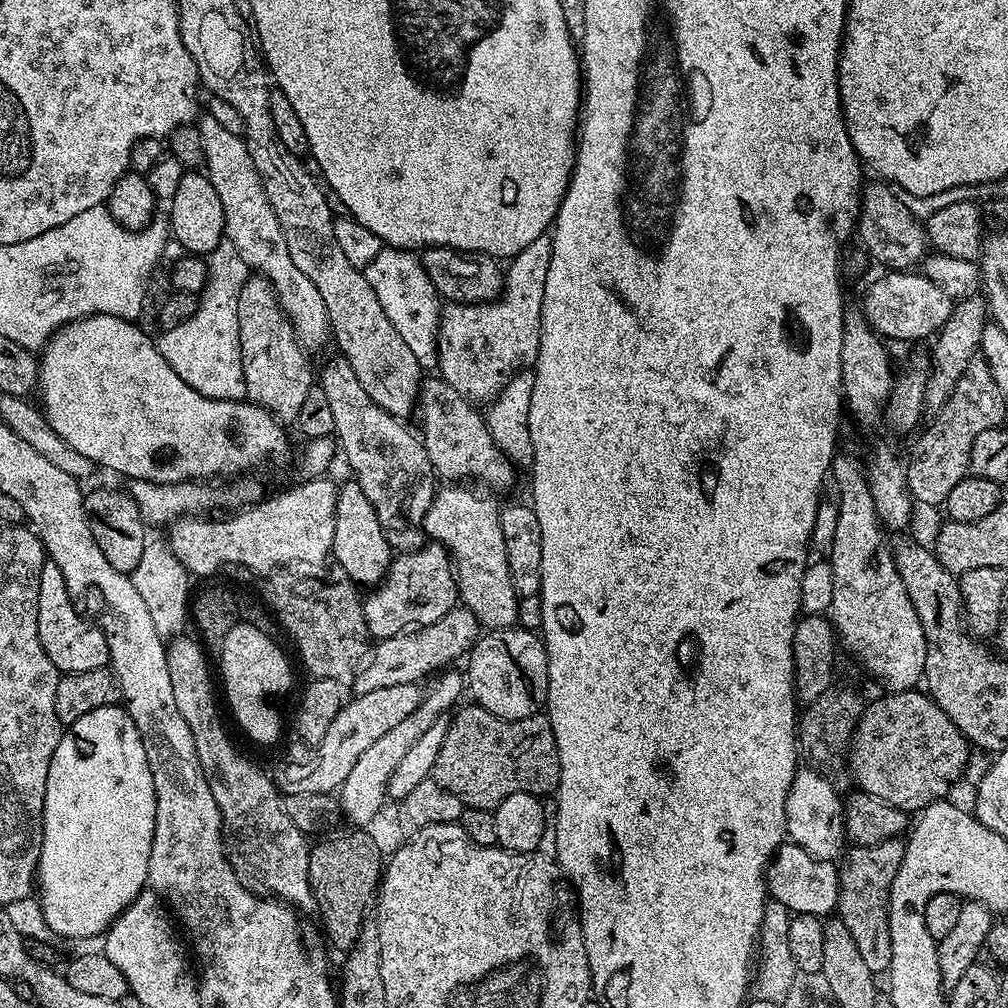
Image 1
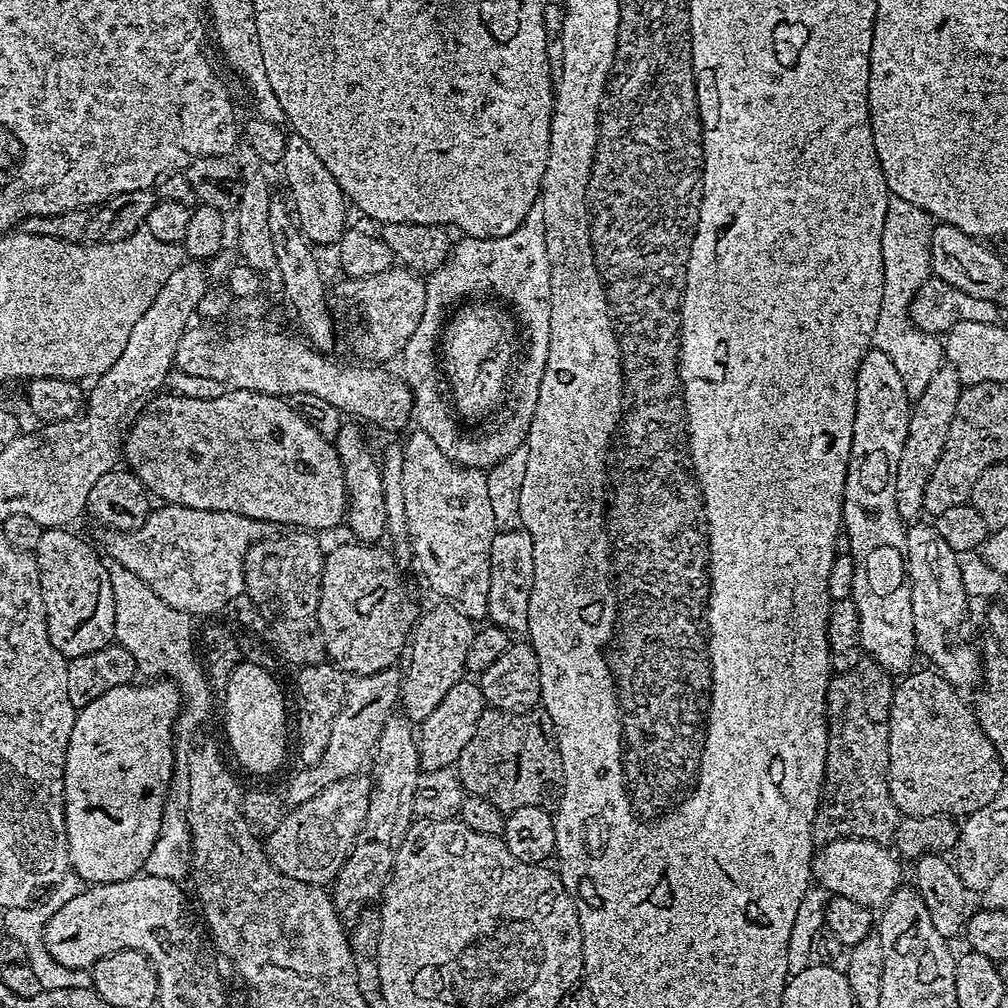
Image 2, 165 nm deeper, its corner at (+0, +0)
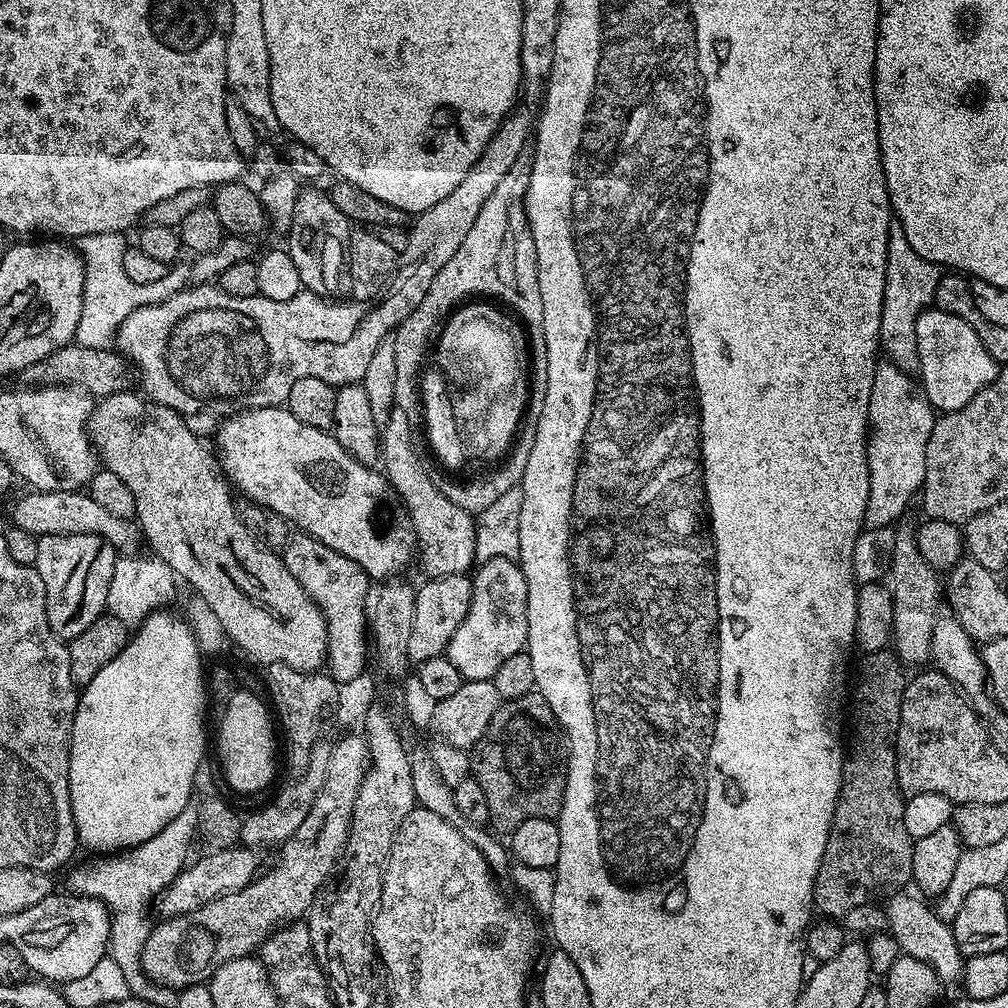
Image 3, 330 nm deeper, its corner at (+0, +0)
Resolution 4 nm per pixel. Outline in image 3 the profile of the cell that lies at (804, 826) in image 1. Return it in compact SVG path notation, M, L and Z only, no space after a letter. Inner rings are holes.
M892 894L886 903L887 913L887 931L891 933L891 936L895 938L900 947L901 953L905 956L913 956L915 960L921 960L926 962L936 971L937 981L944 982L944 980L956 980L959 981L964 975L964 966L966 963L965 956L958 950L958 942L954 938L951 927L945 921L941 920L936 915L935 911L931 907L928 908L923 904L923 899L915 900L912 896L896 896L900 894Z

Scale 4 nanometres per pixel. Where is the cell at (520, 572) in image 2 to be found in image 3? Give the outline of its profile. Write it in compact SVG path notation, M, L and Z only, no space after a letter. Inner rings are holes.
M504 557L481 563L472 576L470 610L448 643L448 660L464 680L492 680L503 662L525 651L527 643L528 587L519 563Z

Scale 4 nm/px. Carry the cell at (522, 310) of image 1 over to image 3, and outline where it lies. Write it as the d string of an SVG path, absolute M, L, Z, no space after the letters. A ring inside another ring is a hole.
M531 143L522 146L522 154L514 158L514 166L510 166L502 182L498 182L494 194L486 198L482 210L478 210L478 218L475 219L474 226L470 226L470 234L466 234L466 239L462 242L462 246L458 246L454 258L450 258L450 262L446 262L446 266L438 270L438 274L430 282L430 290L426 290L426 298L418 302L414 314L407 316L391 337L395 355L396 407L403 410L409 424L420 426L424 424L421 401L417 399L413 404L408 404L408 393L417 394L421 387L421 377L426 371L424 359L428 356L427 344L432 331L434 336L442 321L457 305L469 298L491 298L501 305L509 304L514 310L512 312L519 317L526 329L526 336L530 341L530 391L527 407L516 429L510 451L493 467L497 468L489 476L484 476L481 480L472 480L469 484L453 480L448 484L448 488L442 491L442 494L446 494L446 498L450 498L450 502L454 502L454 506L462 506L462 510L473 514L482 513L502 494L520 486L526 474L526 462L530 458L530 450L534 447L538 418L542 418L542 402L546 402L546 346L542 294L538 290L538 258L524 209L535 153L535 147Z

